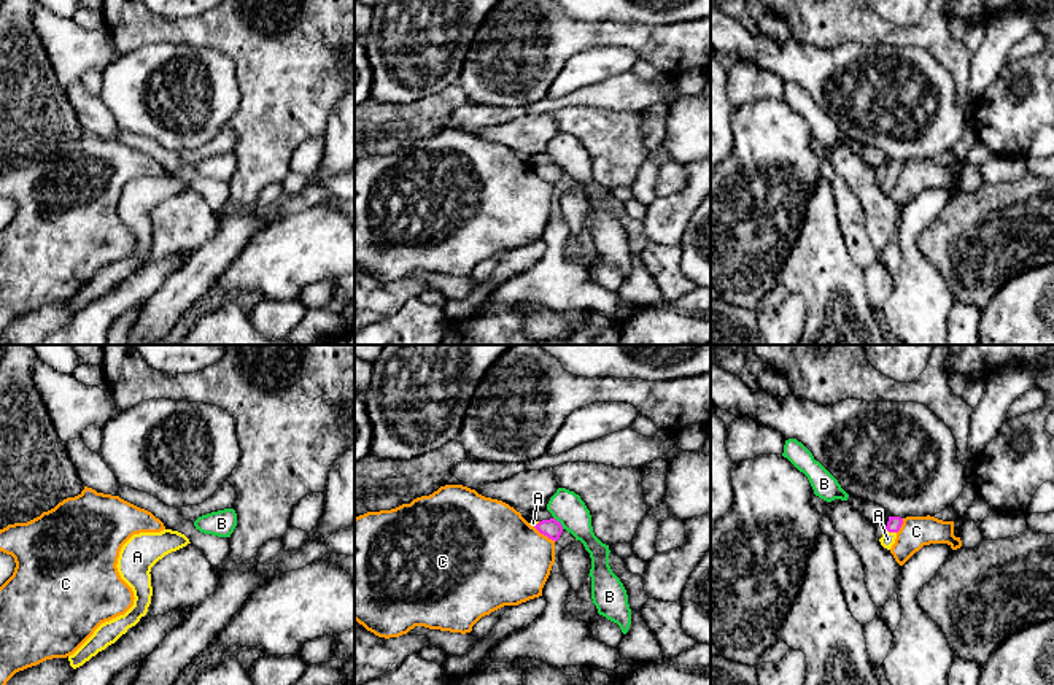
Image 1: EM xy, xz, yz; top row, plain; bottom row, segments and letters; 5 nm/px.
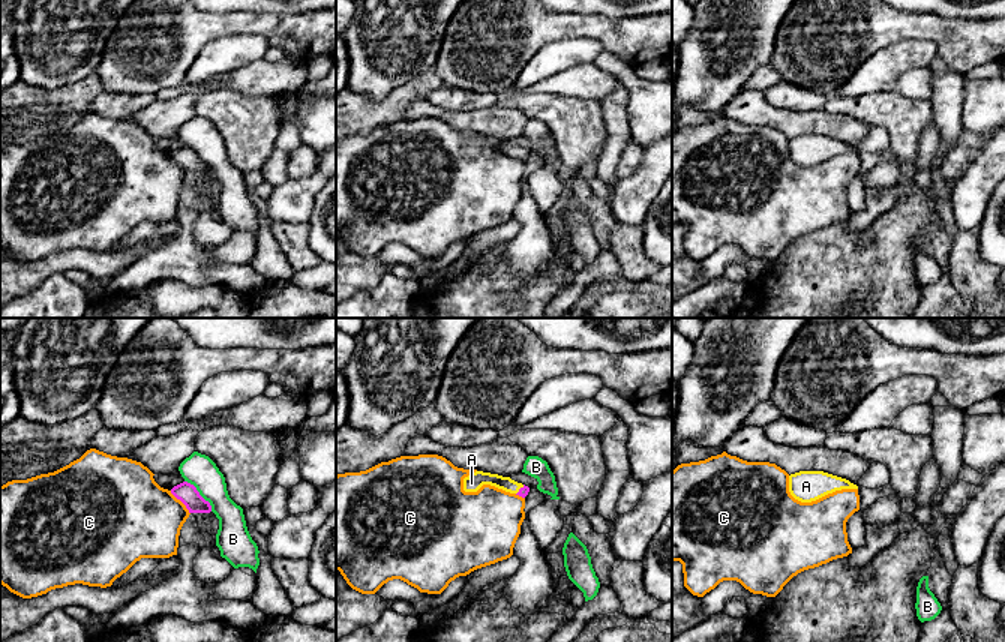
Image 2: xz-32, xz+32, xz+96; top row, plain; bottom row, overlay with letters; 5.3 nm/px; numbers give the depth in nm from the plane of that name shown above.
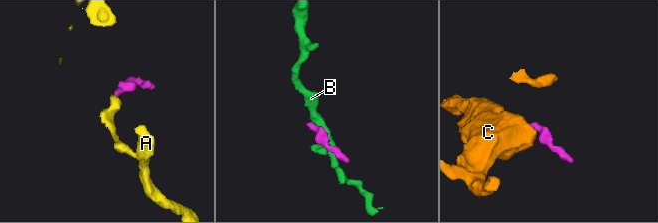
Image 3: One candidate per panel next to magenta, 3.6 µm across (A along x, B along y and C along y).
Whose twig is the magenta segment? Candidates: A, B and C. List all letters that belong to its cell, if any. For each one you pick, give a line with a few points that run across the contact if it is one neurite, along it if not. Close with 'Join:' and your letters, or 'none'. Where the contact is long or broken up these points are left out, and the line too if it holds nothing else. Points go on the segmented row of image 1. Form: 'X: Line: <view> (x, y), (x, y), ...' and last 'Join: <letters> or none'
A: Line: yz (894, 523), (891, 531), (887, 539)
Join: A

